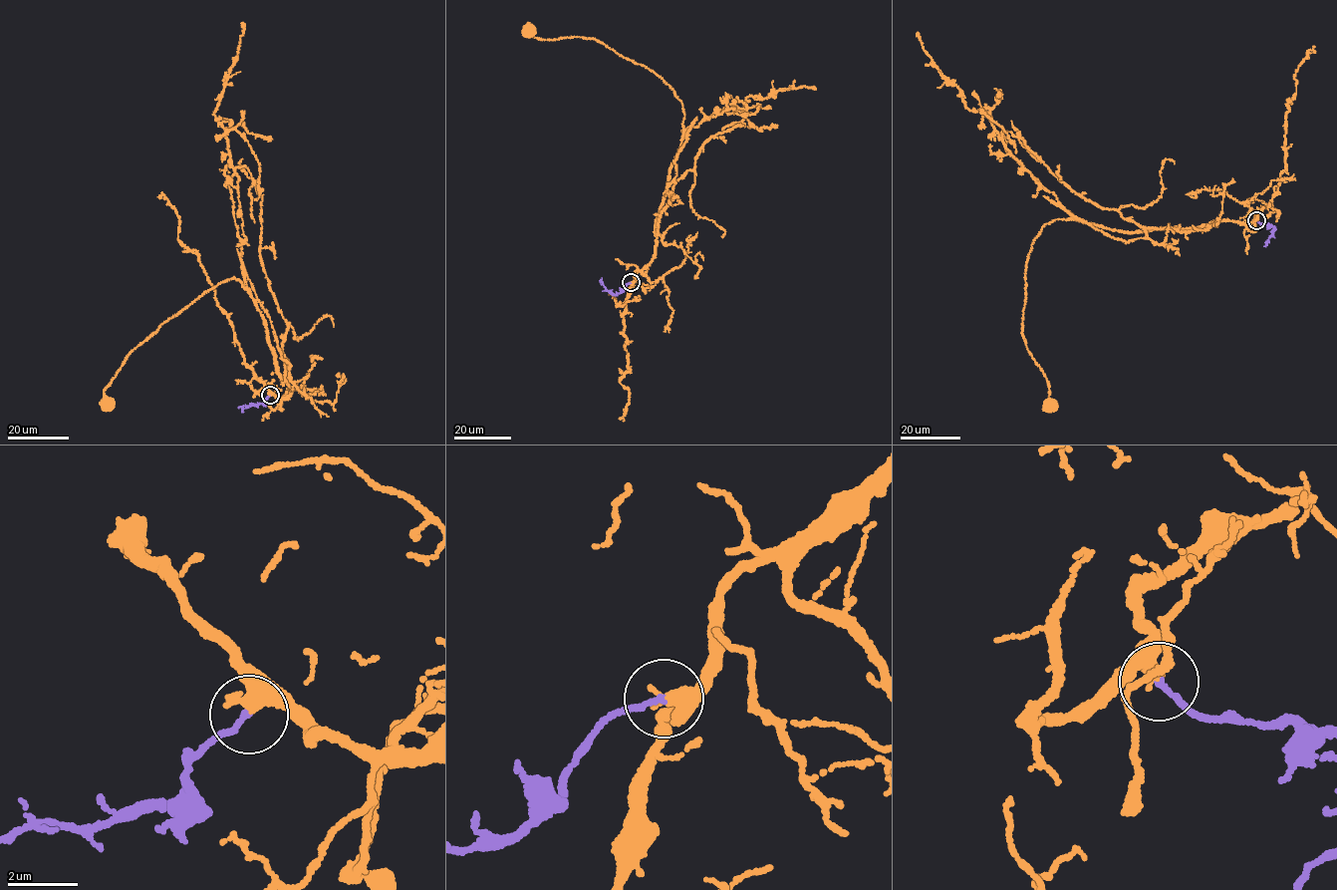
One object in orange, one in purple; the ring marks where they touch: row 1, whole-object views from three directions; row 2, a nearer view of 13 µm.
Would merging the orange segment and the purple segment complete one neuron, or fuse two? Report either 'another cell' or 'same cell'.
same cell

